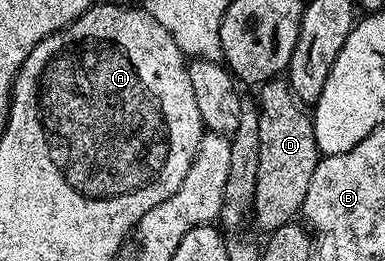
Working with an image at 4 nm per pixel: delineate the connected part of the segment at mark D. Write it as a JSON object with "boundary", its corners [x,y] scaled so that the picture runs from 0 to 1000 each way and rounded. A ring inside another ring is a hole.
{"boundary":[[[701,303],[670,352],[678,636],[668,636],[657,843],[691,881],[712,881],[758,854],[779,824],[792,743],[803,743],[803,693],[813,686],[813,651],[823,651],[834,586],[823,559],[810,433],[792,387],[771,375],[743,303]]]}

